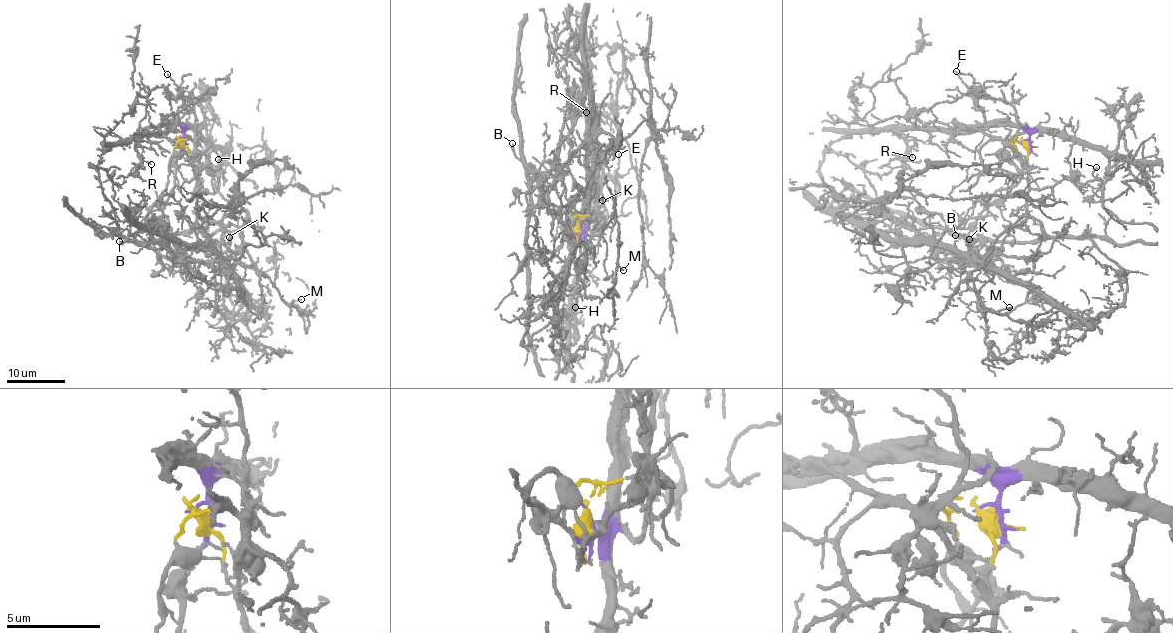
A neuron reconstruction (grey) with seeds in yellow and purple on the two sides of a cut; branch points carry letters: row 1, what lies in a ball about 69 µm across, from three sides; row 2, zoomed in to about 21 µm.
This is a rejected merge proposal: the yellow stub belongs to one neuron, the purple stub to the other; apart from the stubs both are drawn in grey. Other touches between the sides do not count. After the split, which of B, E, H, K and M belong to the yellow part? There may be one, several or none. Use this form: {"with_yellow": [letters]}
{"with_yellow": ["B", "K", "M"]}

